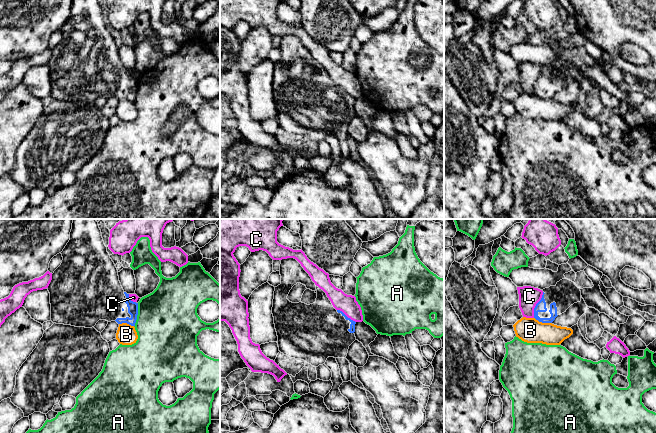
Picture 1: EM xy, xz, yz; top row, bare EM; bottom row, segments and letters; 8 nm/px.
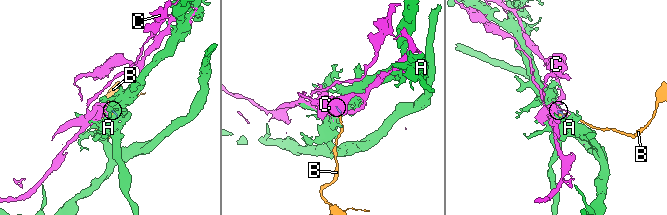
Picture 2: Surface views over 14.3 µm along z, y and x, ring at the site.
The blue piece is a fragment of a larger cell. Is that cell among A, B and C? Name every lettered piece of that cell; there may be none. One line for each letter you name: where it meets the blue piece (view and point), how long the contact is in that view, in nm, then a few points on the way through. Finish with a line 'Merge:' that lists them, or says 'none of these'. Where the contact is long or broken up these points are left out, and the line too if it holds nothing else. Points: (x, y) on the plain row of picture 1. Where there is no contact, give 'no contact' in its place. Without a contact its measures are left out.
Merge: none of these

